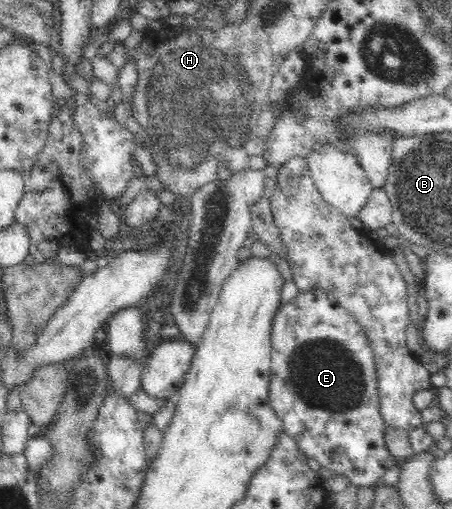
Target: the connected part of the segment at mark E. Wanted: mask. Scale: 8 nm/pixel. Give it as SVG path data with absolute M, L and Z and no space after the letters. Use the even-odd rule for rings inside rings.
M313 288L305 291L298 291L294 300L280 303L275 311L271 326L271 376L269 384L269 399L278 413L278 418L284 421L284 432L294 439L298 448L309 458L316 459L321 467L328 468L334 475L345 476L349 484L356 486L375 486L381 481L382 476L392 466L396 466L400 461L390 454L384 442L385 425L382 415L379 413L379 400L377 395L377 378L375 377L375 358L370 348L368 339L355 318L337 302L332 293Z

